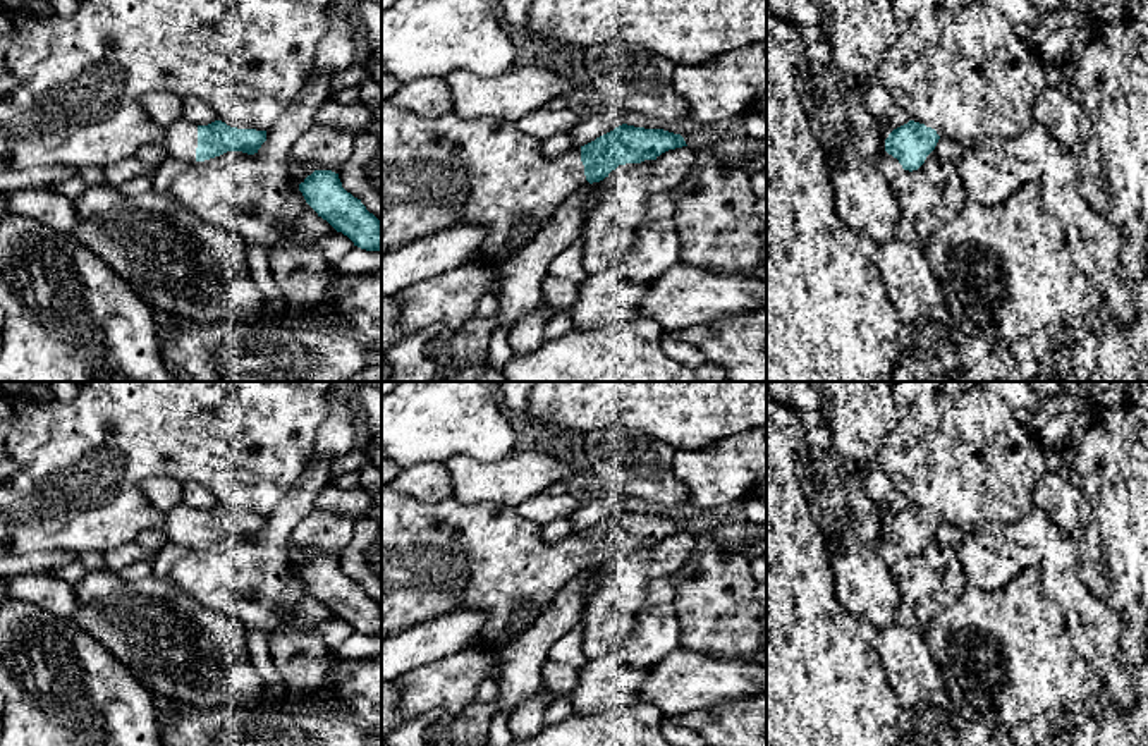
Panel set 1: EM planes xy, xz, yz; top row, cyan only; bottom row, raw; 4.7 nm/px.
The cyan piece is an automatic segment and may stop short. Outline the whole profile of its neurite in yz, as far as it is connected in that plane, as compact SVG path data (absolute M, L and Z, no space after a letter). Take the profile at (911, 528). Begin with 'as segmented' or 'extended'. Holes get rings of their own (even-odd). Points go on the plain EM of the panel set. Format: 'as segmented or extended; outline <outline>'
extended; outline M897 382L892 385L897 425L882 440L873 466L890 480L911 504L885 524L885 536L899 545L904 555L918 555L935 535L940 523L964 531L978 531L983 524L1014 523L1035 507L1035 486L1047 469L1047 449L1038 435L1023 426L1014 411L980 382Z

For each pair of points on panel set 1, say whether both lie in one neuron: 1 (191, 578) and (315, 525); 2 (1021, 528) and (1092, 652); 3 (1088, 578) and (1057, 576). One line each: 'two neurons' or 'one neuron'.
1: two neurons
2: one neuron
3: two neurons

